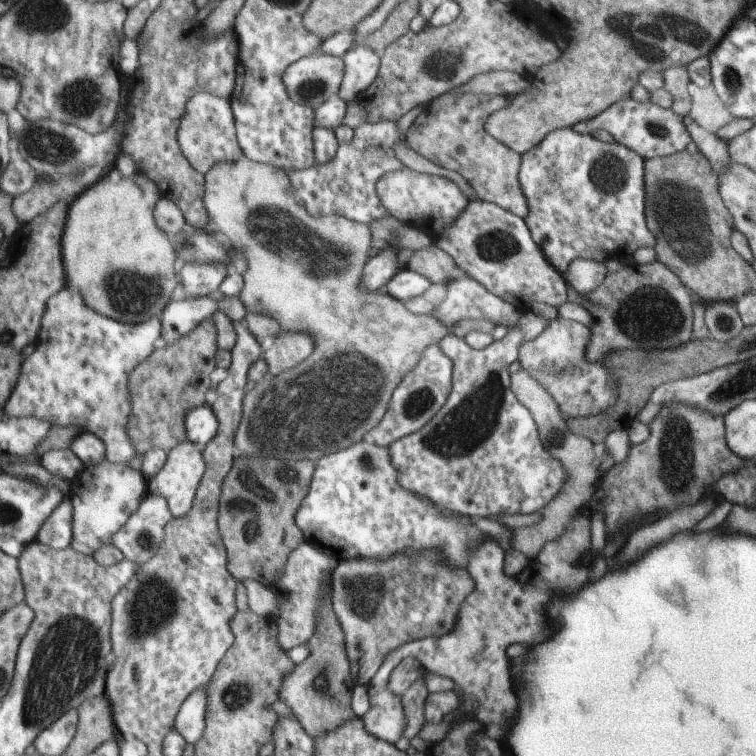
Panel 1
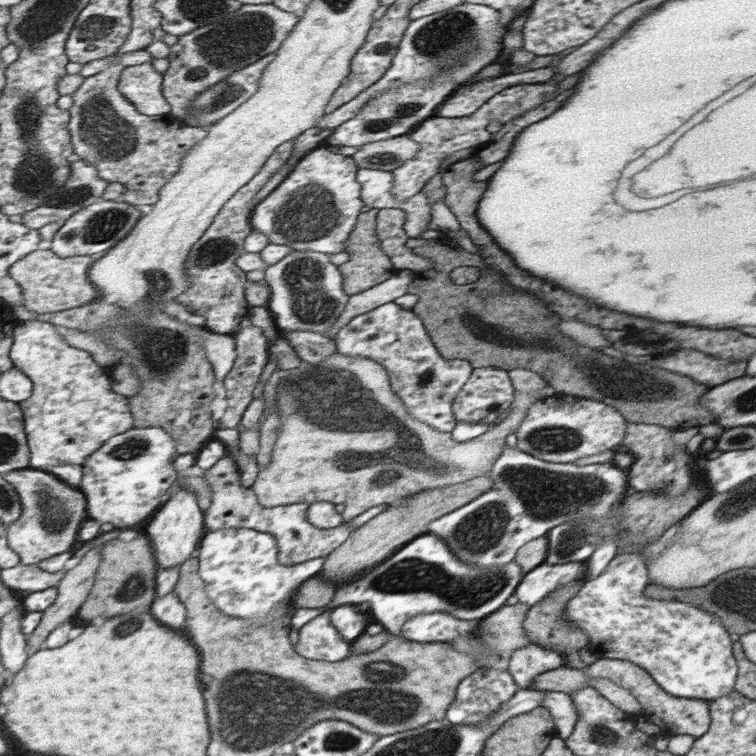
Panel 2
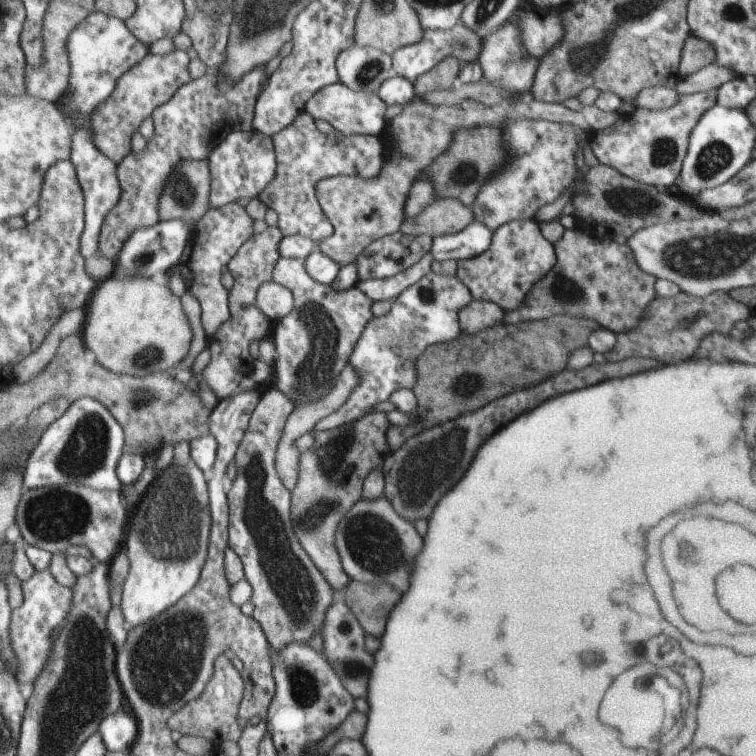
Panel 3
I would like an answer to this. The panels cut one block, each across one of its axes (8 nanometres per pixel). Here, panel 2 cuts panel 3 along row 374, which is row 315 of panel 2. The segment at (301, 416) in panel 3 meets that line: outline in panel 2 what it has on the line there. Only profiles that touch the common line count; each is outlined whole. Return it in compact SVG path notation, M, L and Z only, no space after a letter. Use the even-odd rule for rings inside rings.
M397 270L397 272L395 272L391 278L387 278L385 282L381 282L381 284L377 284L377 286L373 286L373 288L361 292L361 294L349 296L349 304L347 304L347 308L343 310L343 316L339 316L339 322L335 324L333 332L327 332L325 338L331 340L331 342L335 342L335 334L337 334L351 318L355 318L355 316L359 316L359 314L365 314L365 312L371 312L371 310L387 304L387 302L393 304L395 298L405 296L407 290L409 290L411 280L413 280L413 272L411 272L411 270L401 270L401 272Z

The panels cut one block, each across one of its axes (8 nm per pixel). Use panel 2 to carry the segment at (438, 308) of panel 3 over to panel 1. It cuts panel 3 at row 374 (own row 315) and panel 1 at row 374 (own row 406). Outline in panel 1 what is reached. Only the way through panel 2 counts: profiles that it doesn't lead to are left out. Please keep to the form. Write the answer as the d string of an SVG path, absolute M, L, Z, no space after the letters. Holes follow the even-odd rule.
M429 346L423 352L419 364L403 376L403 380L399 382L399 388L393 392L389 400L389 408L383 420L379 420L379 424L371 432L367 432L367 438L381 448L389 448L393 442L419 432L445 406L453 390L453 378L455 378L455 362L447 354L443 354L439 346Z

